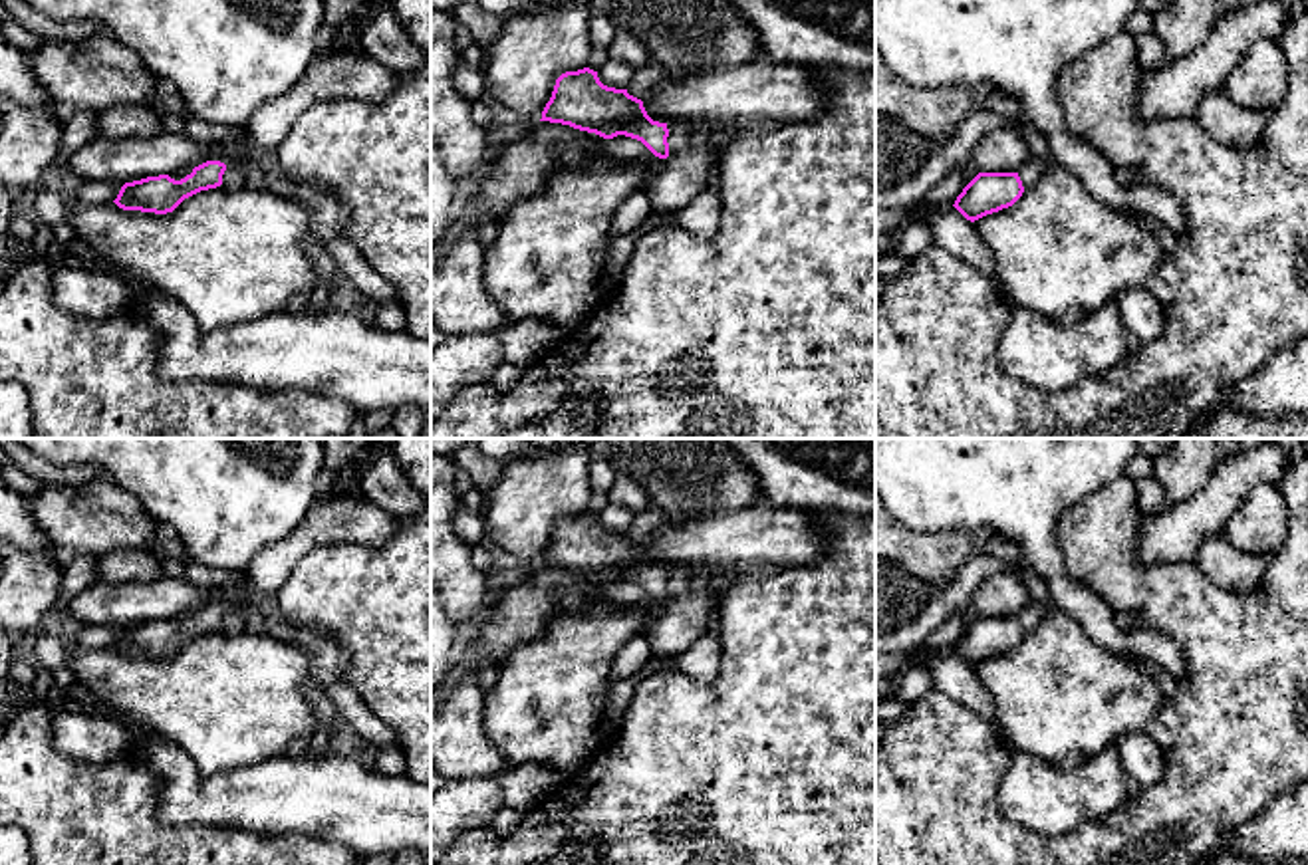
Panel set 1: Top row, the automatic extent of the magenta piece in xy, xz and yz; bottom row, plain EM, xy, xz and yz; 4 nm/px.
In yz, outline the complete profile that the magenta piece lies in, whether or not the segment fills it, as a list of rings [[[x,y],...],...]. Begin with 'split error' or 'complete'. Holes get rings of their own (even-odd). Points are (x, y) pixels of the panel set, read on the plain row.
split error; [[[1032,599],[1016,617],[979,617],[953,651],[971,667],[1008,653],[1038,627],[1046,611]]]

